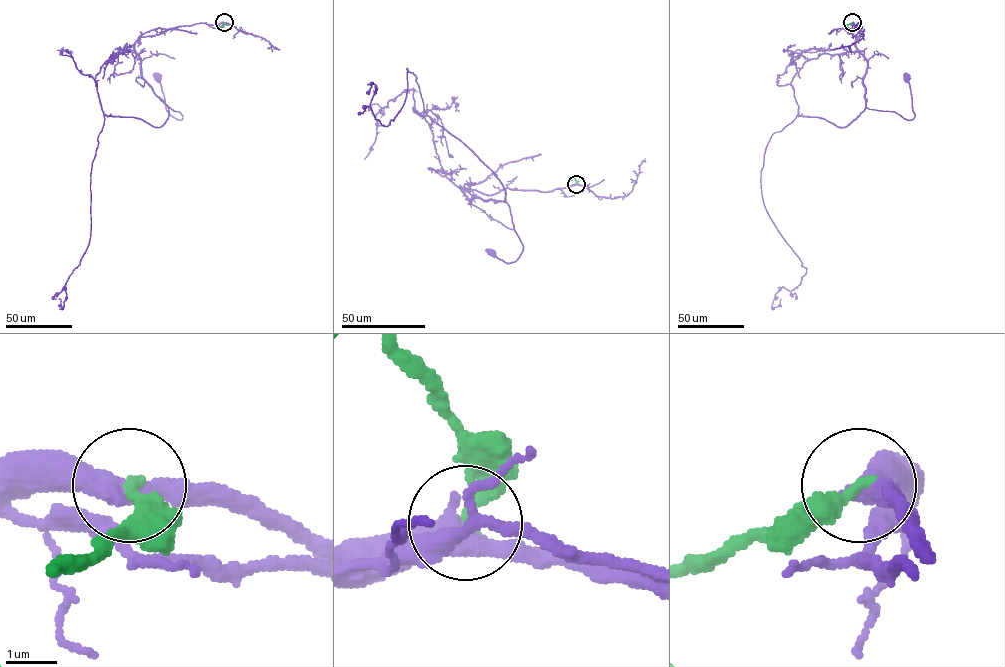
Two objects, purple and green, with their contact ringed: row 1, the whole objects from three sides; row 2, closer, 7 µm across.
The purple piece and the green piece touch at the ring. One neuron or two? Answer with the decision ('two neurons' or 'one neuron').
two neurons

